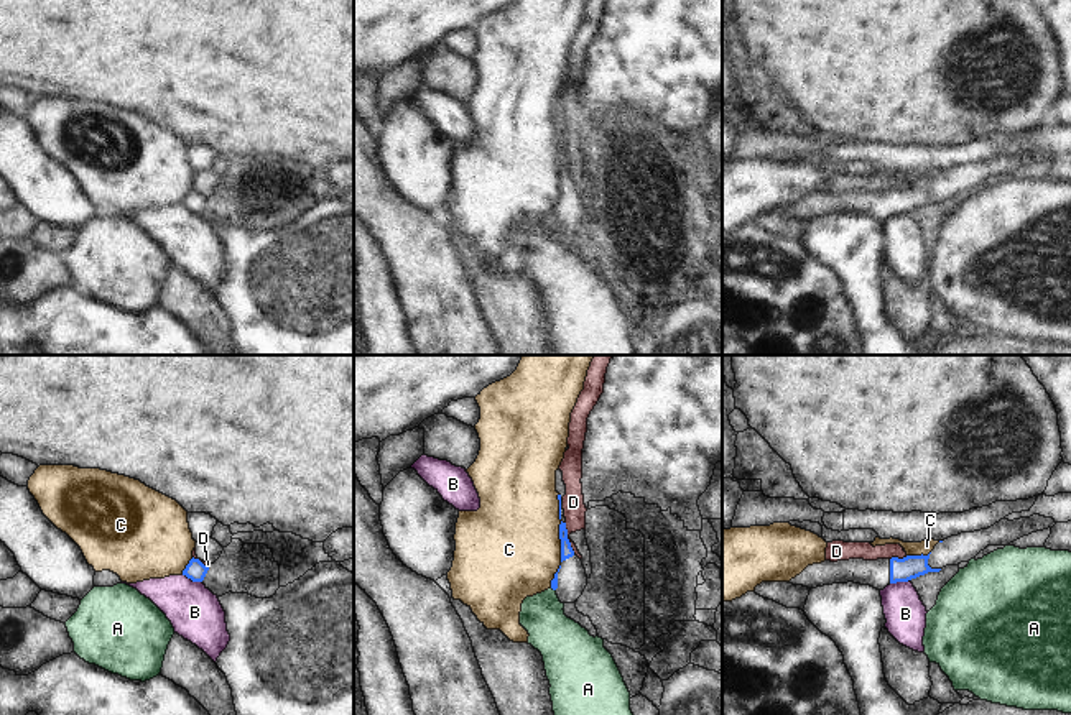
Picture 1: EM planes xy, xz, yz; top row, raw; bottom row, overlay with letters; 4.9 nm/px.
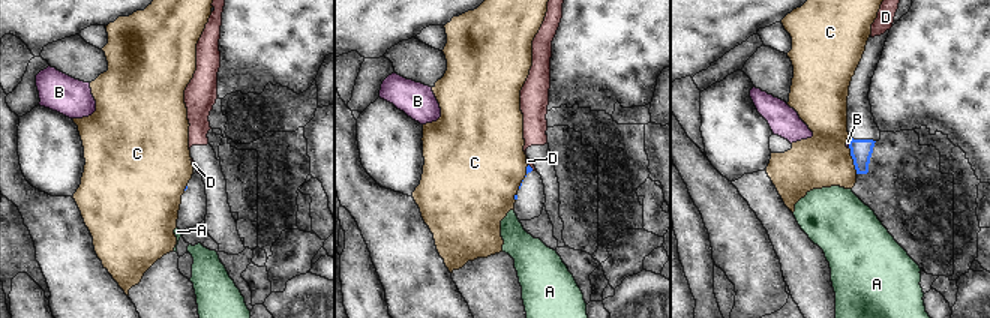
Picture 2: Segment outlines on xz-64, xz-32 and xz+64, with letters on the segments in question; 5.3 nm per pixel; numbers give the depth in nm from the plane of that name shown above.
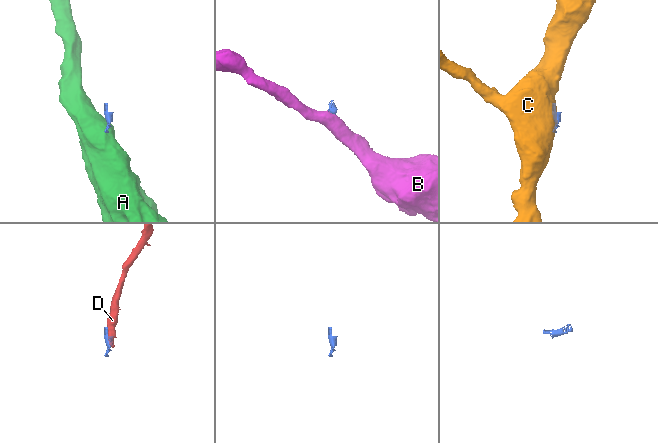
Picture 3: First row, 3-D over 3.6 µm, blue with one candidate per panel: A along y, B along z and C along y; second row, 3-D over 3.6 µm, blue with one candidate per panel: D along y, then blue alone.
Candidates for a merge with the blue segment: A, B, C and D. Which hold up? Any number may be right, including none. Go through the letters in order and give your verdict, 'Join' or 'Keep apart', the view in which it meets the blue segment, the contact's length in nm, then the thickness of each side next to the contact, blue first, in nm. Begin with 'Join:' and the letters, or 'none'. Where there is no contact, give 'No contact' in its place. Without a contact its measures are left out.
Join: none
A: Keep apart. Touches blue in xz. Shared border 30 nm. Thickness 30 nm (blue) against 220 nm
B: Keep apart. Touches blue in xy. Shared border 110 nm. Thickness 100 nm (blue) against 260 nm
C: Keep apart. Touches blue in xz. Shared border 340 nm. Thickness 60 nm (blue) against 480 nm
D: Keep apart. Touches blue in xz. Shared border 170 nm. Thickness 60 nm (blue) against 110 nm.

